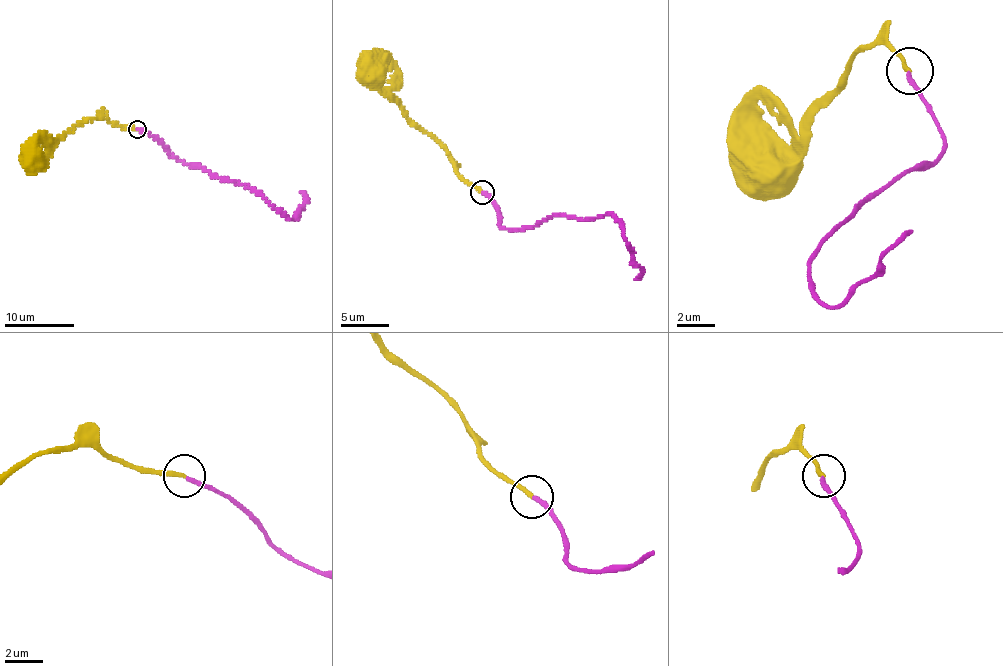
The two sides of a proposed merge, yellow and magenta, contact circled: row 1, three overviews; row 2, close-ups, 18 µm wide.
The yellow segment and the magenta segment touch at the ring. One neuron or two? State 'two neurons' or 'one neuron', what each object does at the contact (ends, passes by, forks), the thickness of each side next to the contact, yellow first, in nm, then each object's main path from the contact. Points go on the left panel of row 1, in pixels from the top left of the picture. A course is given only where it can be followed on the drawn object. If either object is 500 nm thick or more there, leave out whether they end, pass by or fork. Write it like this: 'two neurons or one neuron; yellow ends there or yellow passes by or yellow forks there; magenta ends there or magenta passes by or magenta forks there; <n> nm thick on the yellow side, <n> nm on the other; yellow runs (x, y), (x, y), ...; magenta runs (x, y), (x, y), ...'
two neurons; yellow ends there; magenta ends there; 240 nm thick on the yellow side, 200 nm on the other; yellow runs (138, 128), (118, 126), (103, 117), (90, 117), (40, 153), (35, 152), (29, 155); magenta runs (138, 128), (176, 158), (200, 165), (213, 175), (252, 187), (288, 217), (296, 217), (307, 200), (301, 191)

